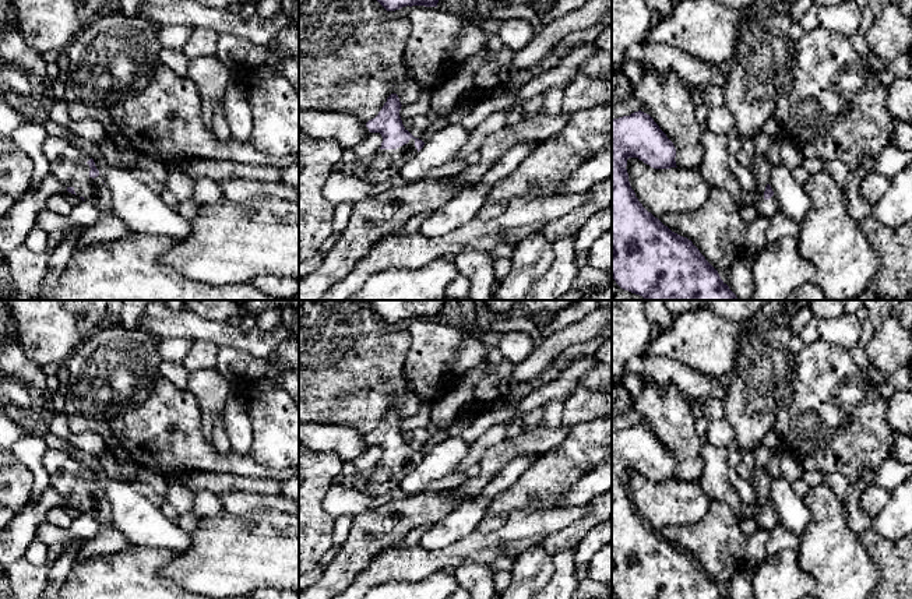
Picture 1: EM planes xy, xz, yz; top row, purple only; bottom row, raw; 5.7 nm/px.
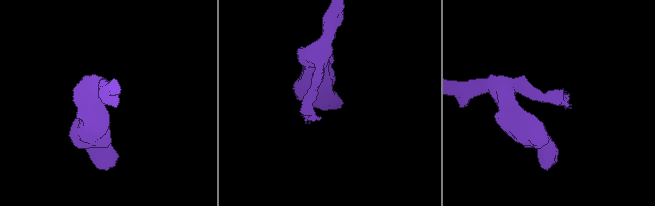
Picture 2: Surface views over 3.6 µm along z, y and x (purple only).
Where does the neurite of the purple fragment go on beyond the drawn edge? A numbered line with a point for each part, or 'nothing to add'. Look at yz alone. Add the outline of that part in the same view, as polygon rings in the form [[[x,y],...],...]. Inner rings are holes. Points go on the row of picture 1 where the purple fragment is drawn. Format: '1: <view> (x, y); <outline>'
1: yz (770, 207); [[[772,195],[770,200],[763,200],[761,202],[763,214],[767,218],[772,218],[778,212],[778,202],[775,195]]]

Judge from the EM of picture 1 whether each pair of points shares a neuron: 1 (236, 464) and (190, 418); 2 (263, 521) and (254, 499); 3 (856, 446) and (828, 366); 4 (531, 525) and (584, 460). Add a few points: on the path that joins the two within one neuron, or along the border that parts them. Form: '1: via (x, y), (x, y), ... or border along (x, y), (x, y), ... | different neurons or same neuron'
1: via (221, 462), (217, 462), (190, 433) | same neuron
2: border along (225, 510), (239, 515), (259, 510), (284, 514) | different neurons
3: via (844, 426), (837, 419), (834, 398), (828, 386) | same neuron
4: border along (556, 507), (516, 510), (510, 515) | different neurons

